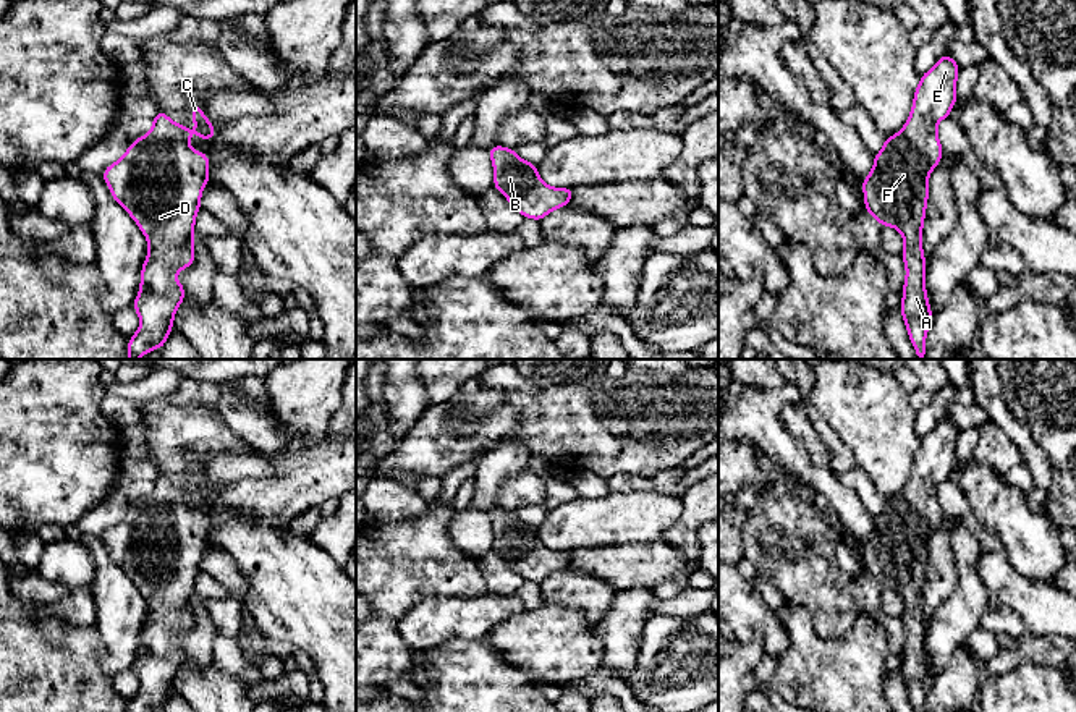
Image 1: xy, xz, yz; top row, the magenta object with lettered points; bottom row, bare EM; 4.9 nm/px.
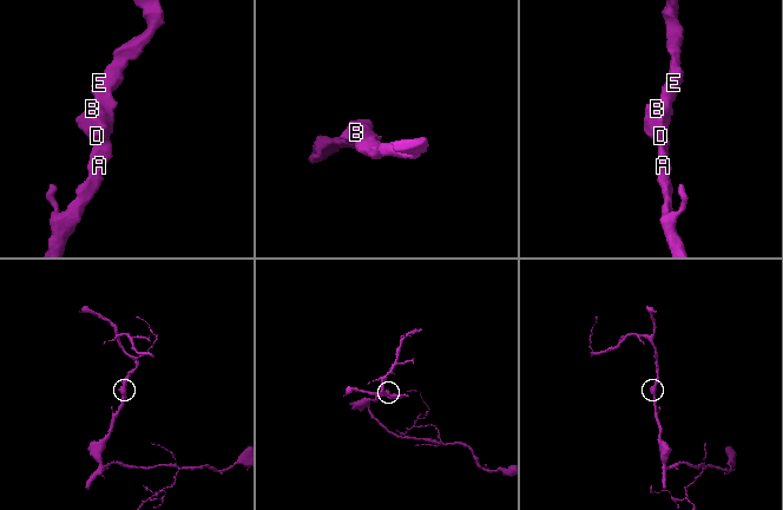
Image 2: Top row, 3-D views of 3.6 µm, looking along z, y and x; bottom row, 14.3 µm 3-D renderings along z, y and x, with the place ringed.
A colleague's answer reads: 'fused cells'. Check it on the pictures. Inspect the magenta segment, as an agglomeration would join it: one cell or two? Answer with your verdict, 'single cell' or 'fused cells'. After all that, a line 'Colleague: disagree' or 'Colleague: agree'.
single cell
Colleague: disagree

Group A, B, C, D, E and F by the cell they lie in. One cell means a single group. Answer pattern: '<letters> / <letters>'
A B C D E F

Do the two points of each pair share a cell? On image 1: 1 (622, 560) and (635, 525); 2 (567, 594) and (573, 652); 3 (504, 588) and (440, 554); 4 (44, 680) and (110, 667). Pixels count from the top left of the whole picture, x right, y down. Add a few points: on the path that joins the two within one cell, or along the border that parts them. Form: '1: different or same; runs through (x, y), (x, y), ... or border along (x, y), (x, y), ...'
1: different; border along (660, 536), (643, 542), (597, 544), (591, 547)
2: different; border along (544, 602), (576, 607), (593, 627)
3: different; border along (476, 560), (489, 593)
4: different; border along (97, 631), (101, 638), (101, 669), (112, 678)

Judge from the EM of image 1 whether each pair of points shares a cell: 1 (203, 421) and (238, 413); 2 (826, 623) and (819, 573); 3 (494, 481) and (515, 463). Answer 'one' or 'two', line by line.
1: two
2: one
3: one

